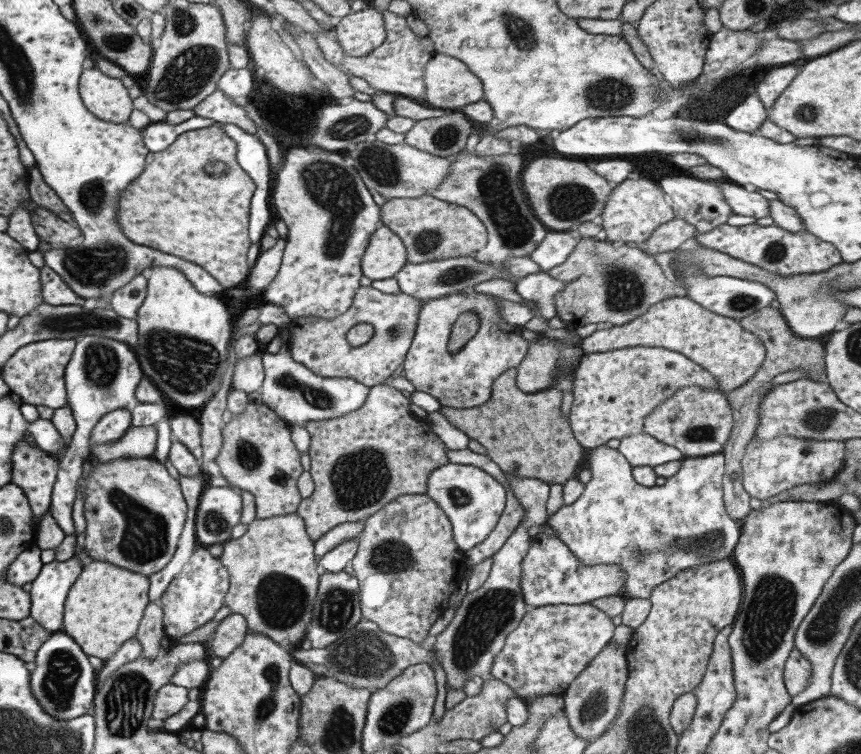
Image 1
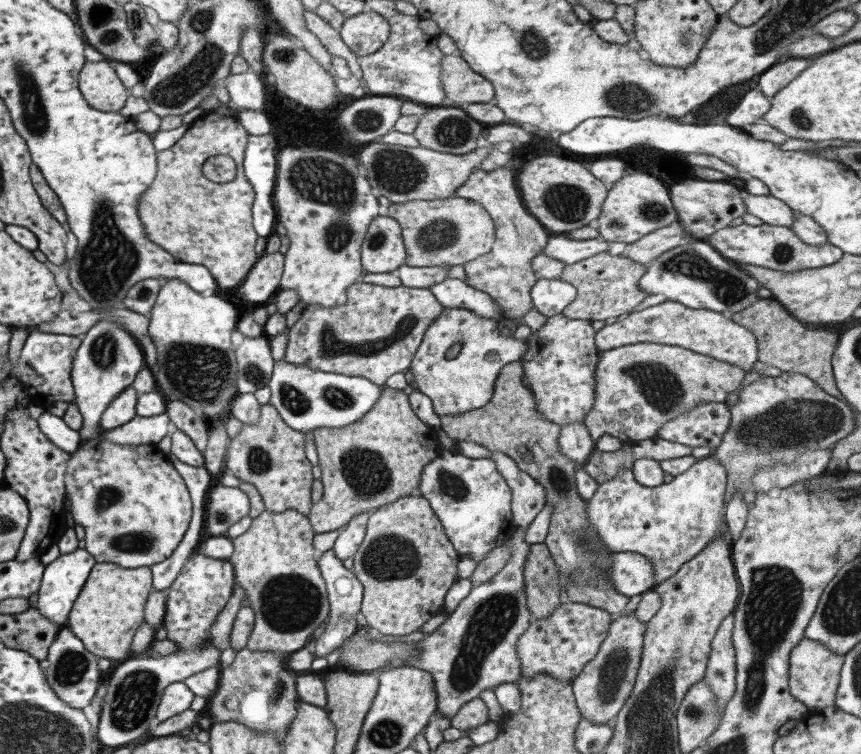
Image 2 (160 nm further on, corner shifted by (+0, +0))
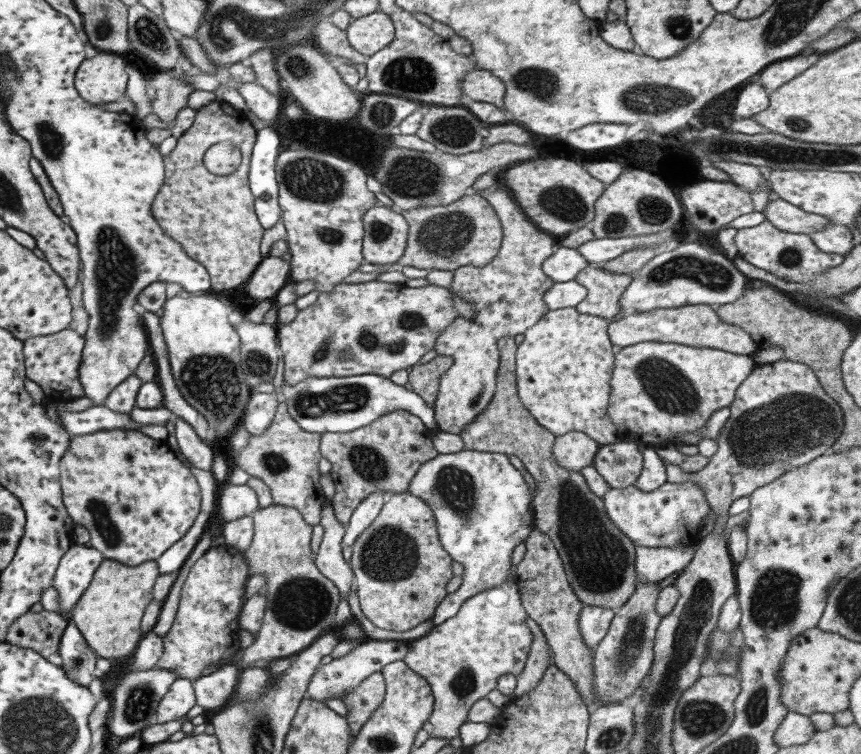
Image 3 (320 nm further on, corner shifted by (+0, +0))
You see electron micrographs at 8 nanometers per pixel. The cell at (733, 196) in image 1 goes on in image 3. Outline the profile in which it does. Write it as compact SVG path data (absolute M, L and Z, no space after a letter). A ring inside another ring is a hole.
M778 197L769 199L761 212L765 216L764 220L782 232L811 235L814 231L821 231L830 224L827 217L805 212Z

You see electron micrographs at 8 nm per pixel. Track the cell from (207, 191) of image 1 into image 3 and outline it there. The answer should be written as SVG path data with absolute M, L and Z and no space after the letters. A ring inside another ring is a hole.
M213 101L195 110L194 121L191 126L176 138L176 145L169 154L163 156L165 164L165 182L161 190L157 192L151 212L157 224L163 228L171 240L181 245L183 252L201 264L210 278L210 288L215 290L229 290L229 288L242 289L245 282L261 263L259 244L263 235L263 228L257 221L254 213L254 198L248 186L248 170L252 146L255 140L256 130L248 122L244 112L237 110L223 101ZM228 142L237 147L241 153L241 160L238 167L231 175L214 175L207 172L201 164L201 156L212 144Z

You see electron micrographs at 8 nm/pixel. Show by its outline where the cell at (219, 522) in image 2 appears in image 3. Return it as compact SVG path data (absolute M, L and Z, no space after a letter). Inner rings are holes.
M227 482L217 490L214 509L214 515L222 520L220 524L250 516L257 510L257 495L247 485L230 485Z

